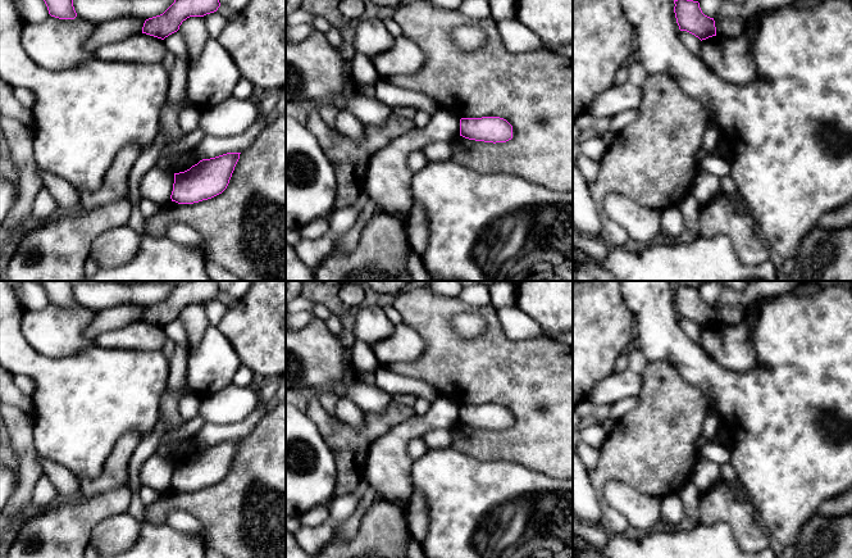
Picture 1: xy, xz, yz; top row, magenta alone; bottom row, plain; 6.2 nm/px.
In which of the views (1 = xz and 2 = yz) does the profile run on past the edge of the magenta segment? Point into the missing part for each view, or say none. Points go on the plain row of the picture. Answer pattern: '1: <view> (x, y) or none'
1: none
2: none

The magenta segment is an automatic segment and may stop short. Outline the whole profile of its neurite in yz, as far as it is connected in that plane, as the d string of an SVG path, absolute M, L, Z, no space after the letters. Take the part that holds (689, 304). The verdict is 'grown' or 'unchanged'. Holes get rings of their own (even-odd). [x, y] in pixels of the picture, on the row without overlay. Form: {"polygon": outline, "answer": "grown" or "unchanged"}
{"polygon": "M678 286L674 287L674 300L680 318L687 318L701 328L716 323L714 305L705 303L698 289Z", "answer": "unchanged"}

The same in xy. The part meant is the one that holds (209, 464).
{"polygon": "M241 440L202 446L190 457L174 461L172 489L193 491L222 481L232 464Z", "answer": "unchanged"}

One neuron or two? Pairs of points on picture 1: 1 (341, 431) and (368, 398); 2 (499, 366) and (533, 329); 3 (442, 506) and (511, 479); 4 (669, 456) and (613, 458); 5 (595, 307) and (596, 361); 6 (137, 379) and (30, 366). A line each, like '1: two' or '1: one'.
1: two
2: two
3: one
4: one
5: one
6: one

